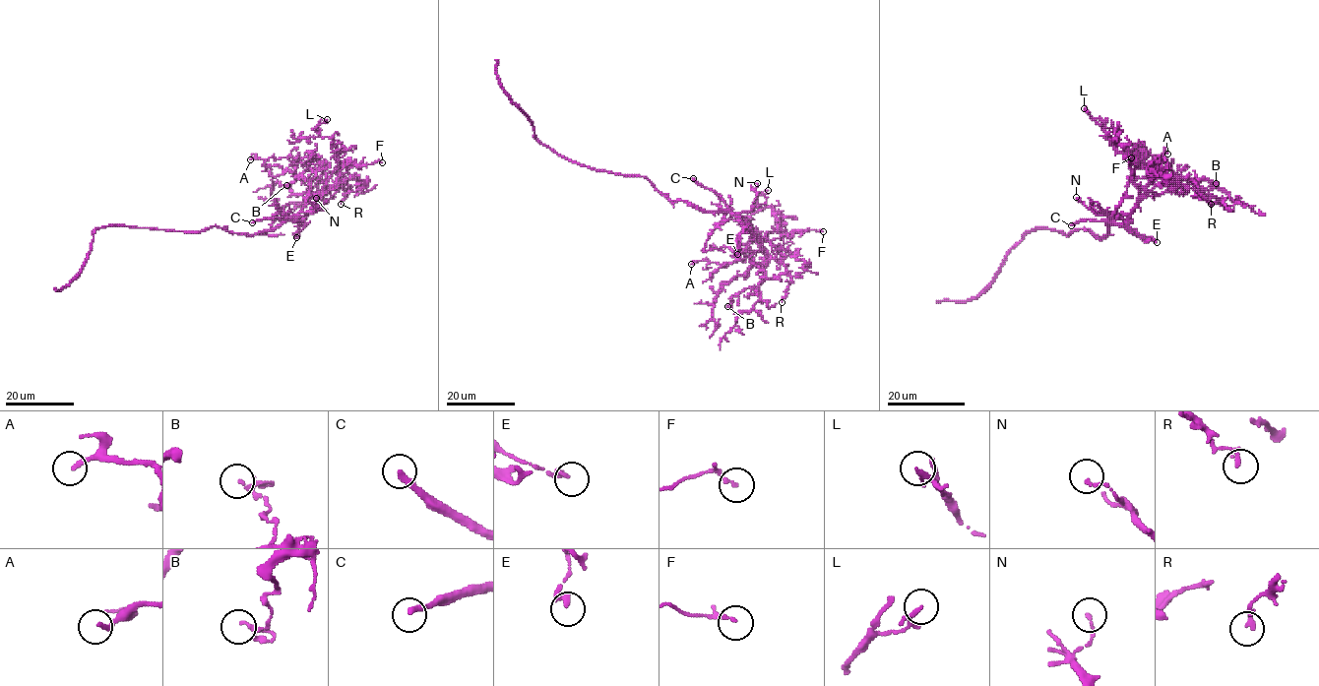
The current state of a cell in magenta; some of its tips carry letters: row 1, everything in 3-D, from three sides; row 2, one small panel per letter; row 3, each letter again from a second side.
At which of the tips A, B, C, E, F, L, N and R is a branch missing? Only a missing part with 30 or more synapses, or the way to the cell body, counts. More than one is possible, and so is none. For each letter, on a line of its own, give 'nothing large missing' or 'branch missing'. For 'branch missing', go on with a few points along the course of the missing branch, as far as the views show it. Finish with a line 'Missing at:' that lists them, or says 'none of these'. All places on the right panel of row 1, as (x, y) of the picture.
A: nothing large missing
B: nothing large missing
C: branch missing
E: nothing large missing
F: nothing large missing
L: nothing large missing
N: nothing large missing
R: nothing large missing
Missing at: C

